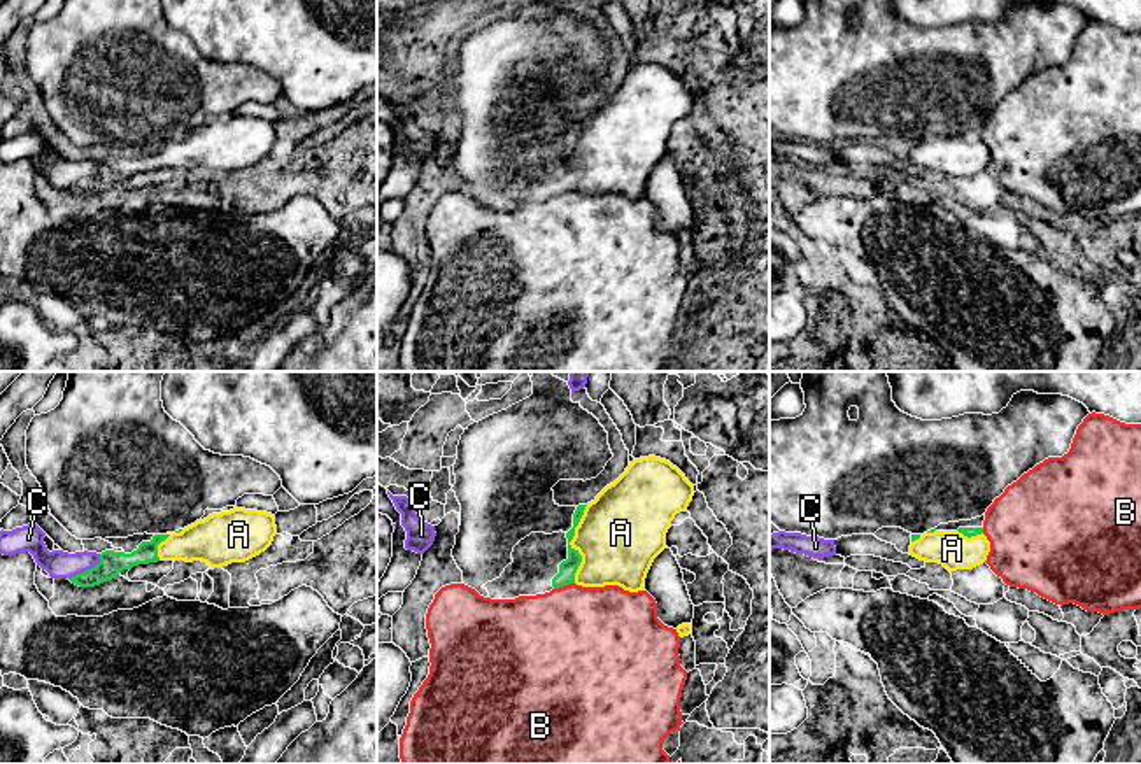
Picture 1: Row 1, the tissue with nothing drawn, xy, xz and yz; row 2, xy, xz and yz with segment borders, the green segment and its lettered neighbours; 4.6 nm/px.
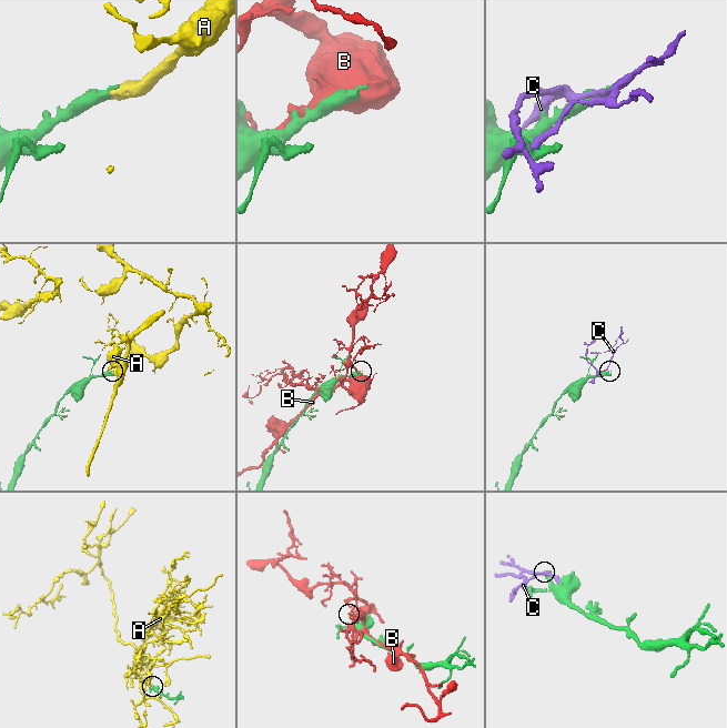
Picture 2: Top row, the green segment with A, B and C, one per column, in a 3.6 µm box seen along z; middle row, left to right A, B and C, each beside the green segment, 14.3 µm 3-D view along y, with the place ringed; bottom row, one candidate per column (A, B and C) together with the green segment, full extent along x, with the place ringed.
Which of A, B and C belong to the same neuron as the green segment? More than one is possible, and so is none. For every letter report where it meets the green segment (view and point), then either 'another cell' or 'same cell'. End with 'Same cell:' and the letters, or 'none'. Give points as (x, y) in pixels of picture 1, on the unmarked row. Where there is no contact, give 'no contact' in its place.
A: meets green in xz at (568, 151); same cell
B: meets green in xz at (563, 193); another cell
C: meets green in xy at (88, 177); another cell
Same cell: A

